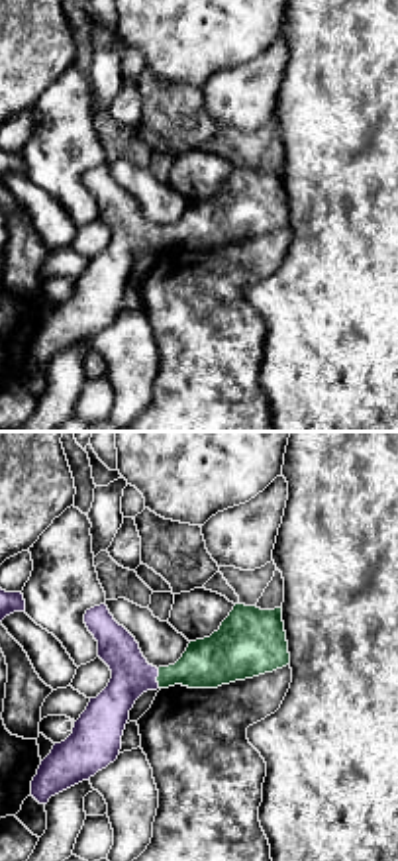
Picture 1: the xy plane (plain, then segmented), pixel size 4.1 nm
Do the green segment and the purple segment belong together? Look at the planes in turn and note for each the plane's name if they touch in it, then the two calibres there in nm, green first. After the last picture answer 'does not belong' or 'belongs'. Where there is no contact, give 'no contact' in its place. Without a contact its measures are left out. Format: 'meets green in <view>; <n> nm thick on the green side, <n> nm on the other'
meets green in xy; 200 nm thick on the green side, 170 nm on the other

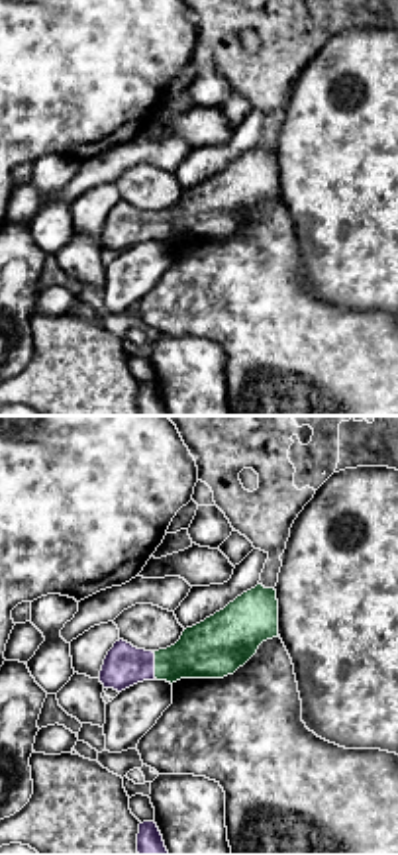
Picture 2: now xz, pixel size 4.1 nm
meets green in xz; 240 nm thick on the green side, 170 nm on the other

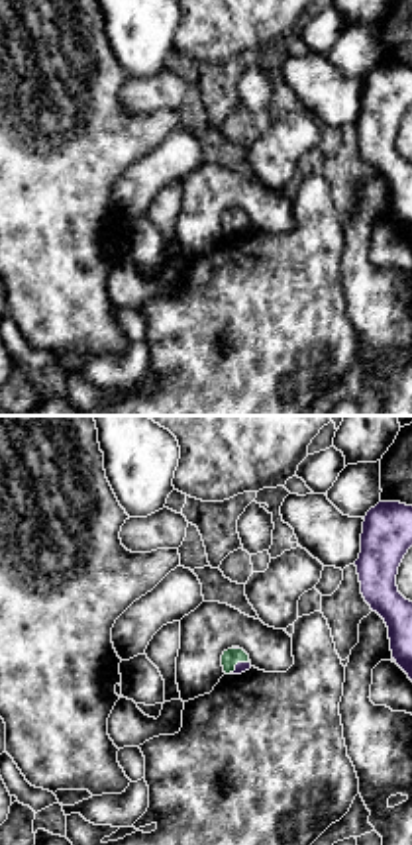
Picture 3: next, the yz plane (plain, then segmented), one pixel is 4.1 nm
meets green in yz; 70 nm thick on the green side, 50 nm on the other

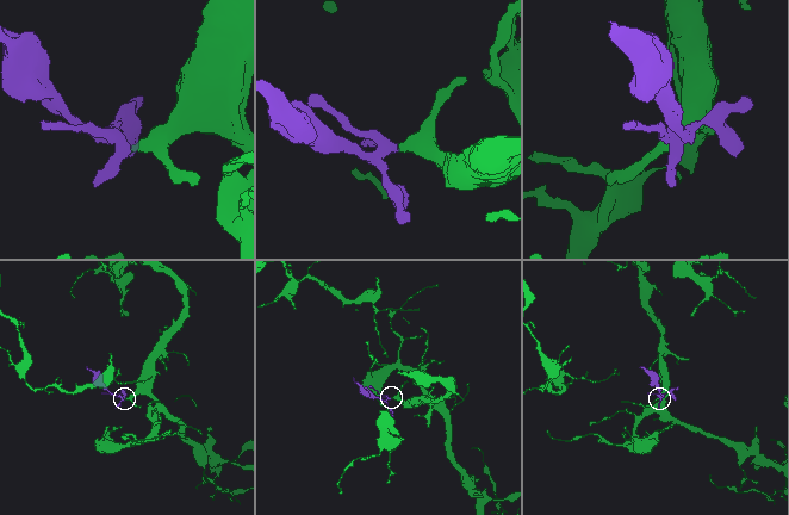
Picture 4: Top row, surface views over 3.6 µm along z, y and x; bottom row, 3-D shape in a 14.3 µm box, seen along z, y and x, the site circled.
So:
belongs

